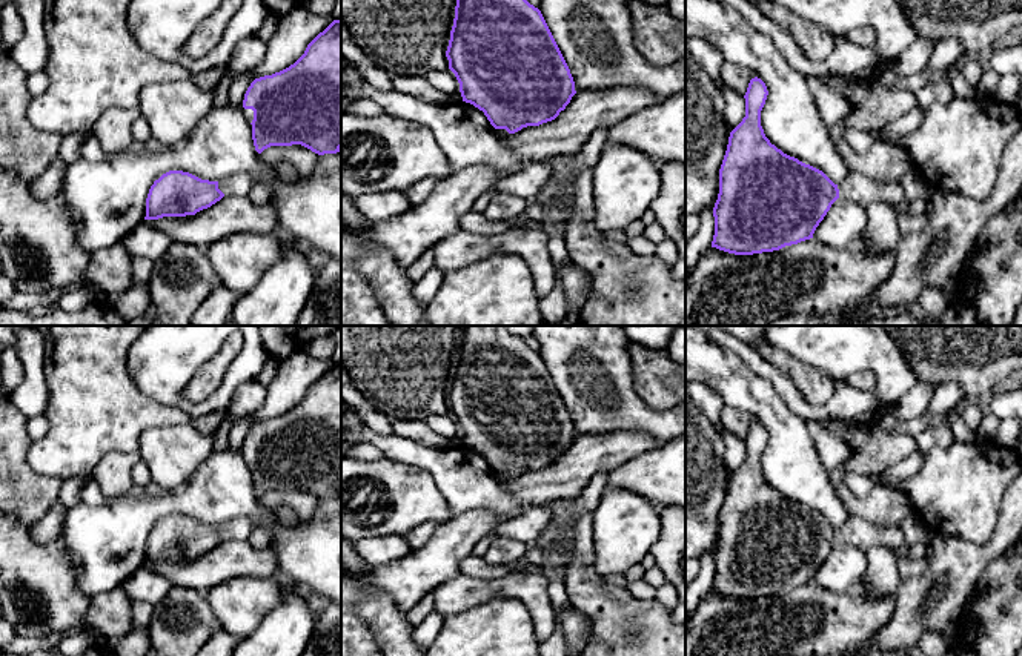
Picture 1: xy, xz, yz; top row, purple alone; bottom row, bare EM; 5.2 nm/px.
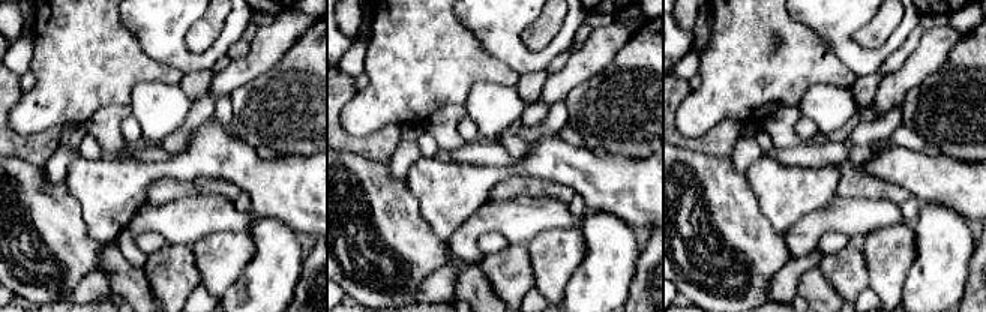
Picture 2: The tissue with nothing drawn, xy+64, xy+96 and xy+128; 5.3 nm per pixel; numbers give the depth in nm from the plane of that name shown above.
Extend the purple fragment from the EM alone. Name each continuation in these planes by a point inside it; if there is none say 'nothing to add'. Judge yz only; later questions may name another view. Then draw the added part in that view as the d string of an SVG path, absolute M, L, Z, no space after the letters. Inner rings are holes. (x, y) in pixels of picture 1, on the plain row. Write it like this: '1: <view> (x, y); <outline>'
1: yz (858, 532); M850 515L845 524L838 528L838 533L841 542L850 544L865 553L874 547L884 547L904 556L910 550L908 541L899 525L876 525L858 515Z

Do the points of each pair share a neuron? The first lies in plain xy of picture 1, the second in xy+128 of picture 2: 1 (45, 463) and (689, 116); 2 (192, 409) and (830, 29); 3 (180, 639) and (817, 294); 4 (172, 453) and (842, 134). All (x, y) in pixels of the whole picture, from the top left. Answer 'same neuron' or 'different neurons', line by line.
1: same neuron
2: same neuron
3: different neurons
4: different neurons

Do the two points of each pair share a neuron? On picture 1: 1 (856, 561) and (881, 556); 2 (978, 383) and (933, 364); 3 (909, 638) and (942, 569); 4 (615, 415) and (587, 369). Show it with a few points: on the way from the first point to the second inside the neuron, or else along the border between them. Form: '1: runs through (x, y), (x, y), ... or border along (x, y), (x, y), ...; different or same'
1: border along (867, 553), (867, 570), (861, 579); different
2: runs through (967, 372), (959, 364), (944, 364); same
3: runs through (919, 621), (939, 593), (941, 586); same
4: runs through (607, 404), (600, 397), (595, 380); same

